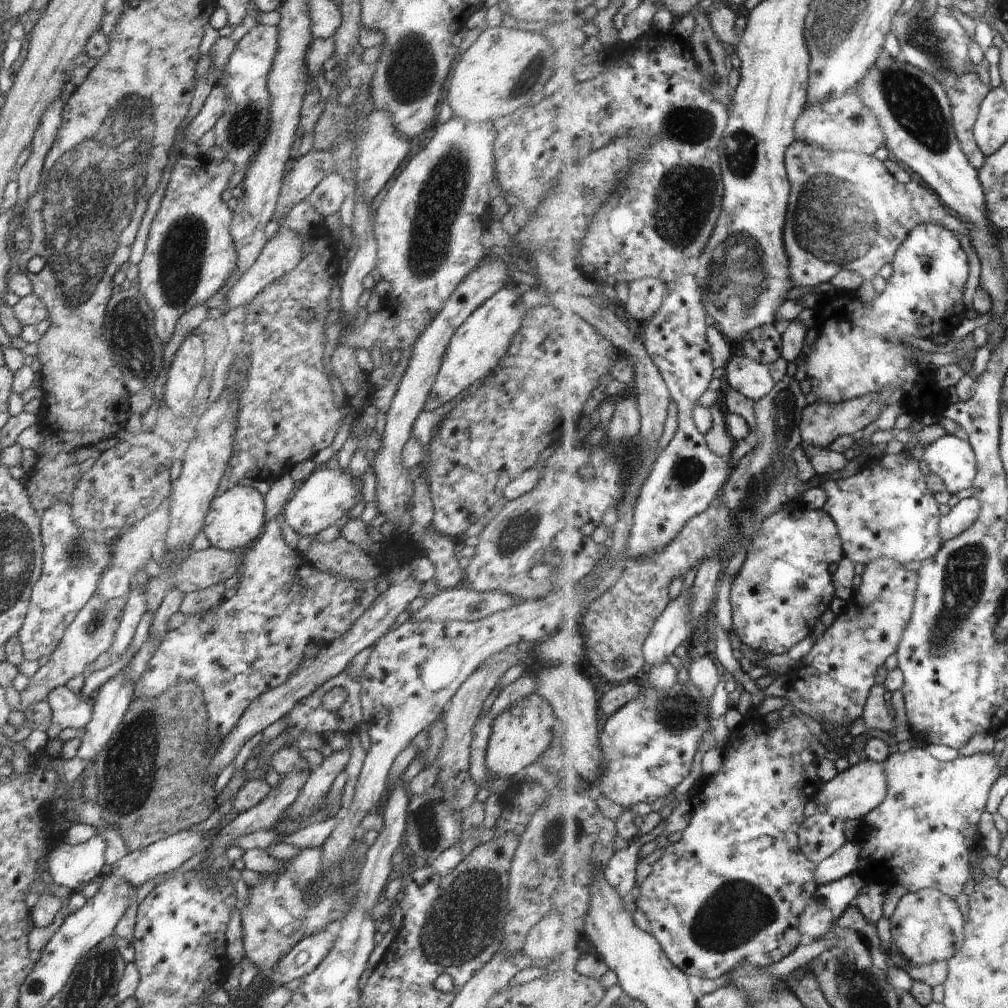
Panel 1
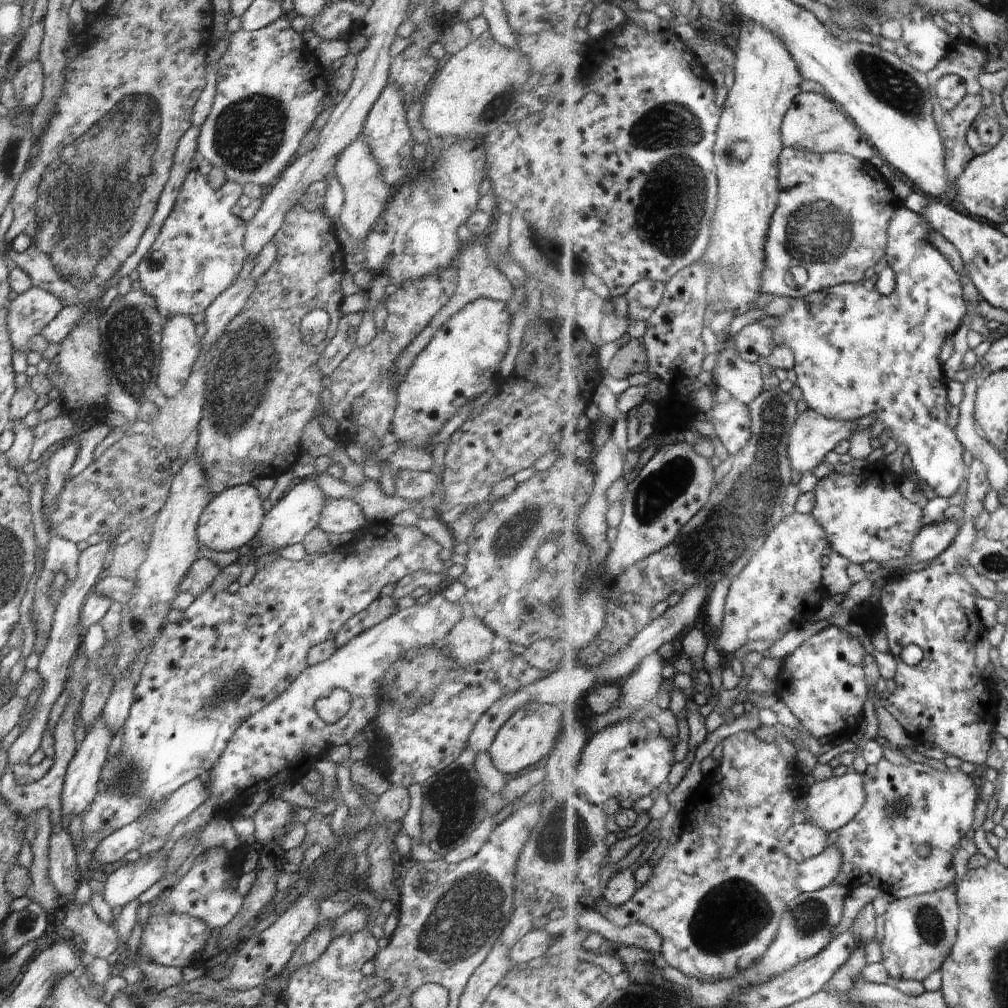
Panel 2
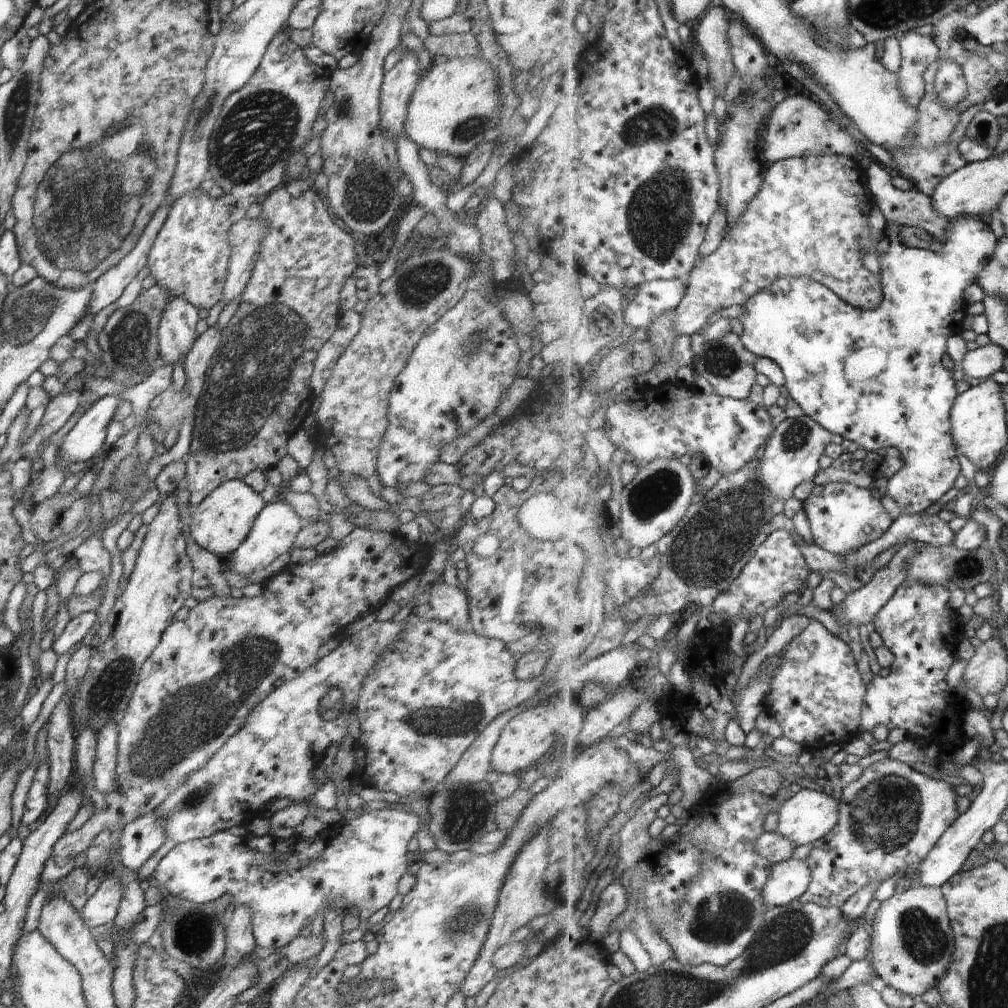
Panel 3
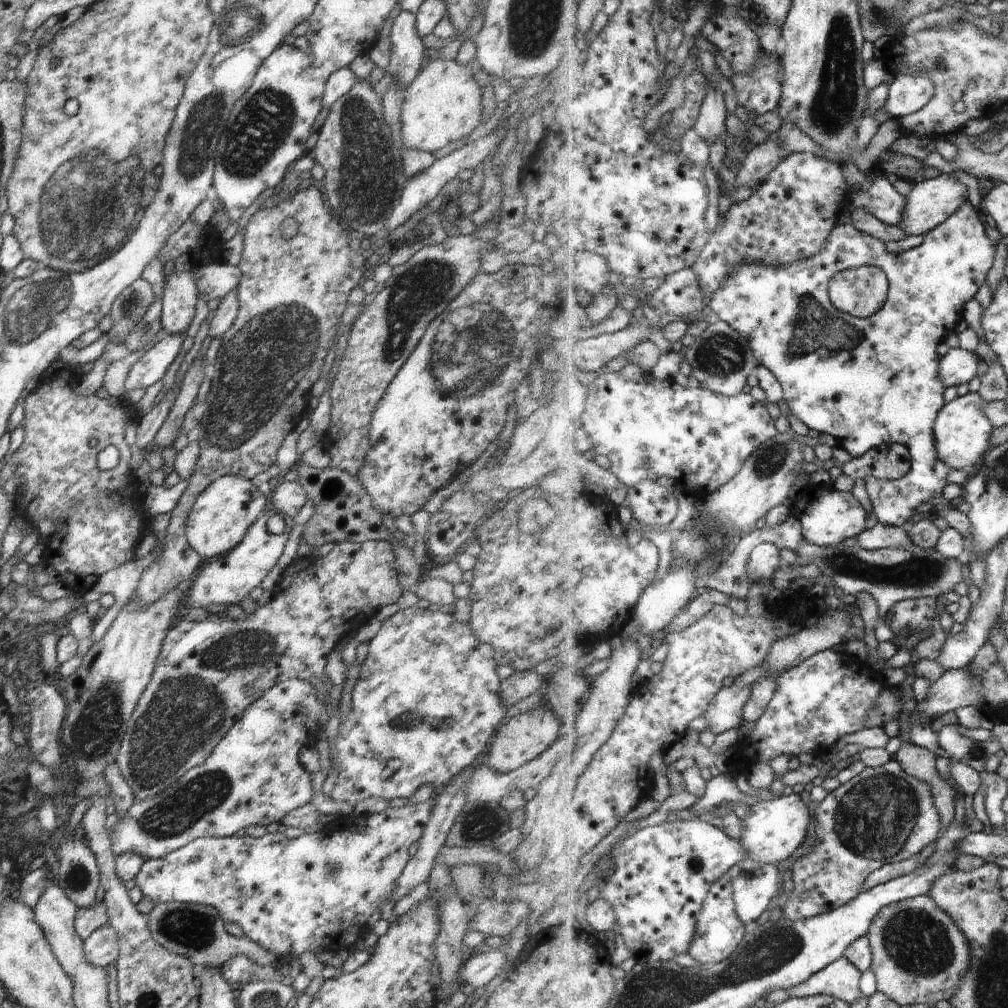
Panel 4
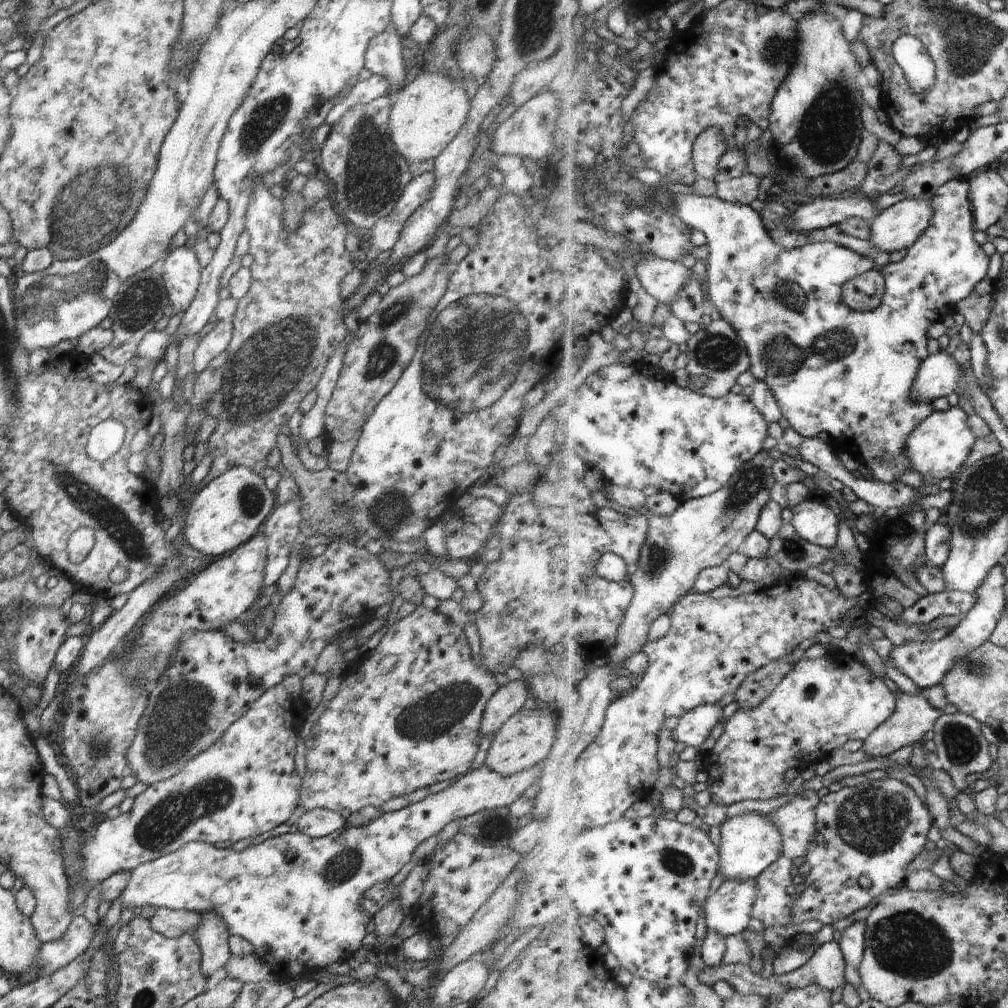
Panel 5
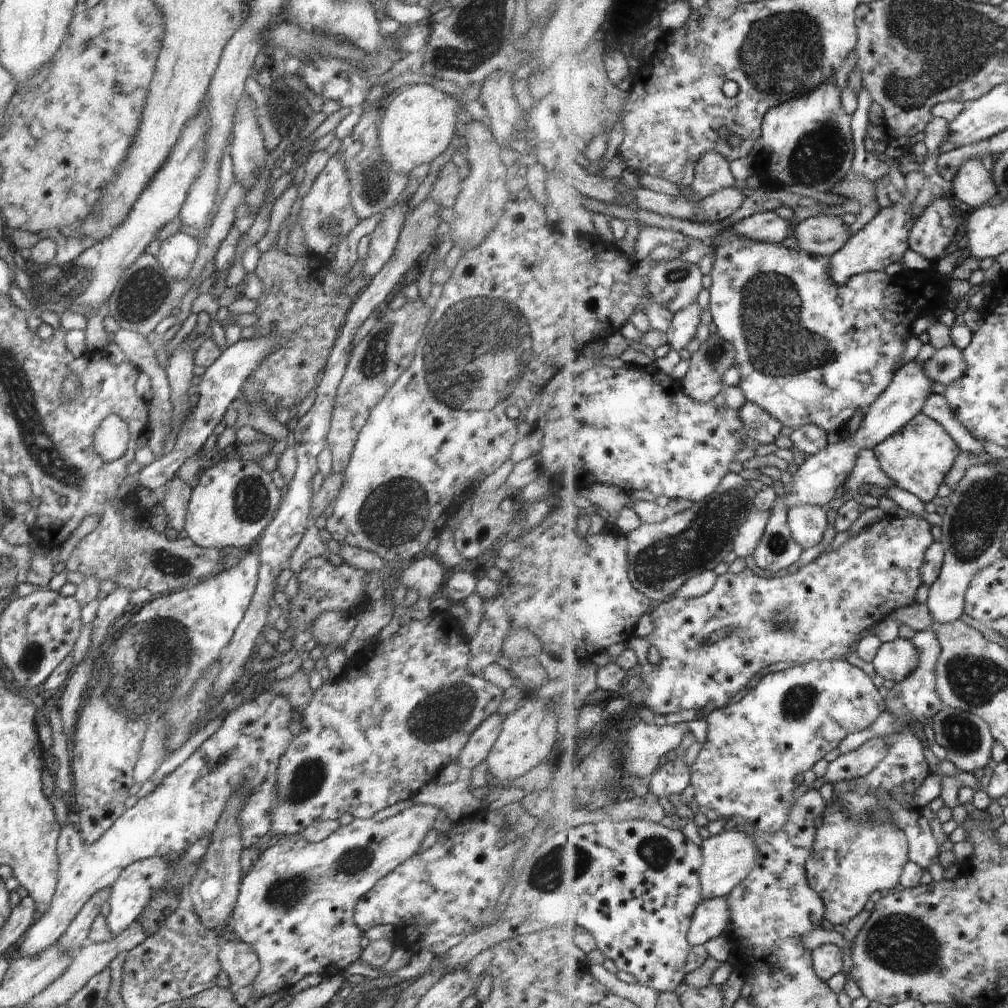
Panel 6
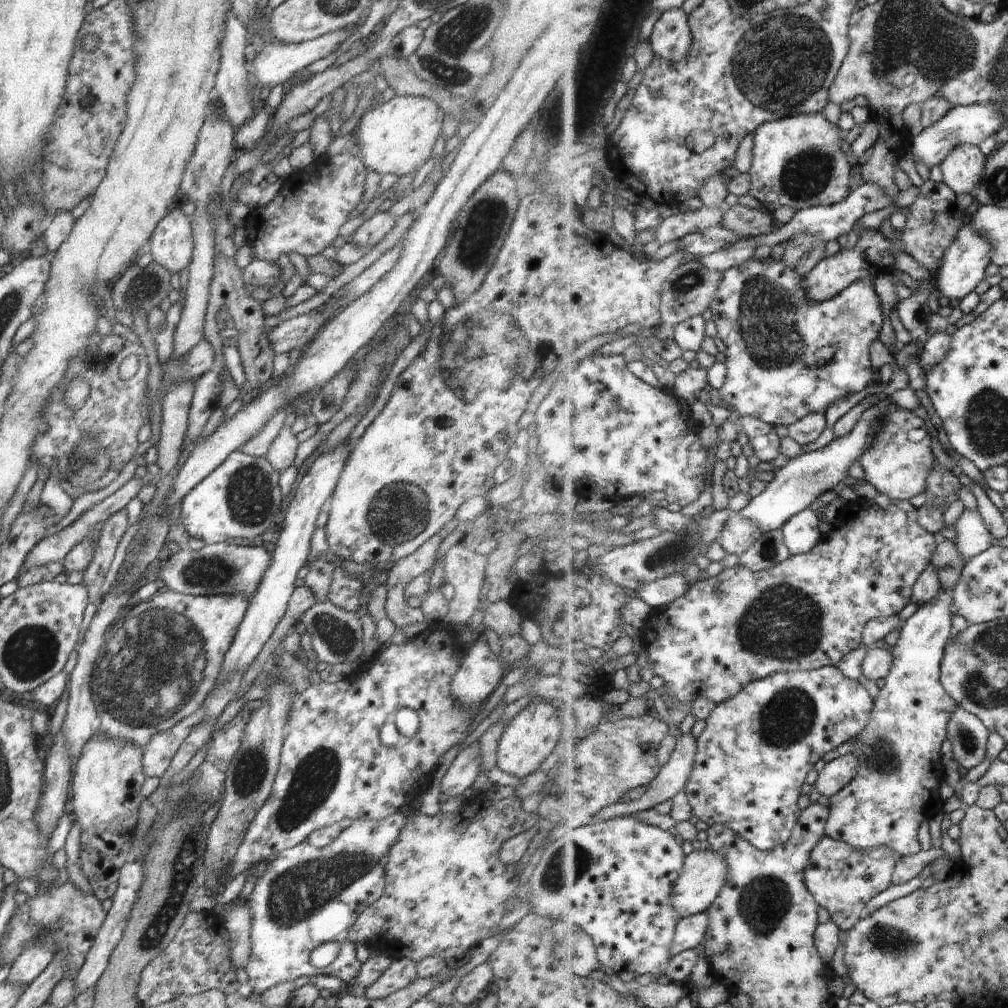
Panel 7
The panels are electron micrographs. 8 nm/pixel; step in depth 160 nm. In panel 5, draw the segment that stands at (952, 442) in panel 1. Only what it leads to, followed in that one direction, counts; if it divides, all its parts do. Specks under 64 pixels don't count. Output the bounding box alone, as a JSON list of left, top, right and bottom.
[673,178,992,484]

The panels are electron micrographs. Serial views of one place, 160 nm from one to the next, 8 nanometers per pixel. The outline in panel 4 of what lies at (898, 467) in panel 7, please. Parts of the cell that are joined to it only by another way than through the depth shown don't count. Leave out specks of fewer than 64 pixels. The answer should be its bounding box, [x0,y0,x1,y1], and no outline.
[935,393,995,474]

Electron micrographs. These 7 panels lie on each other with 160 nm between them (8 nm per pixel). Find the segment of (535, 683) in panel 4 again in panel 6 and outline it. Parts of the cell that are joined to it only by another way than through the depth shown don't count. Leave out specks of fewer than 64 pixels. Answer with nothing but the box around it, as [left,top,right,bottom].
[459,710,505,769]

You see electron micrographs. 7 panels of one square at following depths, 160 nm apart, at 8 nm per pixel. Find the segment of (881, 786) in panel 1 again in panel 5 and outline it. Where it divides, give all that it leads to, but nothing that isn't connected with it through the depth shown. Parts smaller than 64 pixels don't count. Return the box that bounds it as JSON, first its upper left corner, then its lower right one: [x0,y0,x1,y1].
[720,811,785,880]

